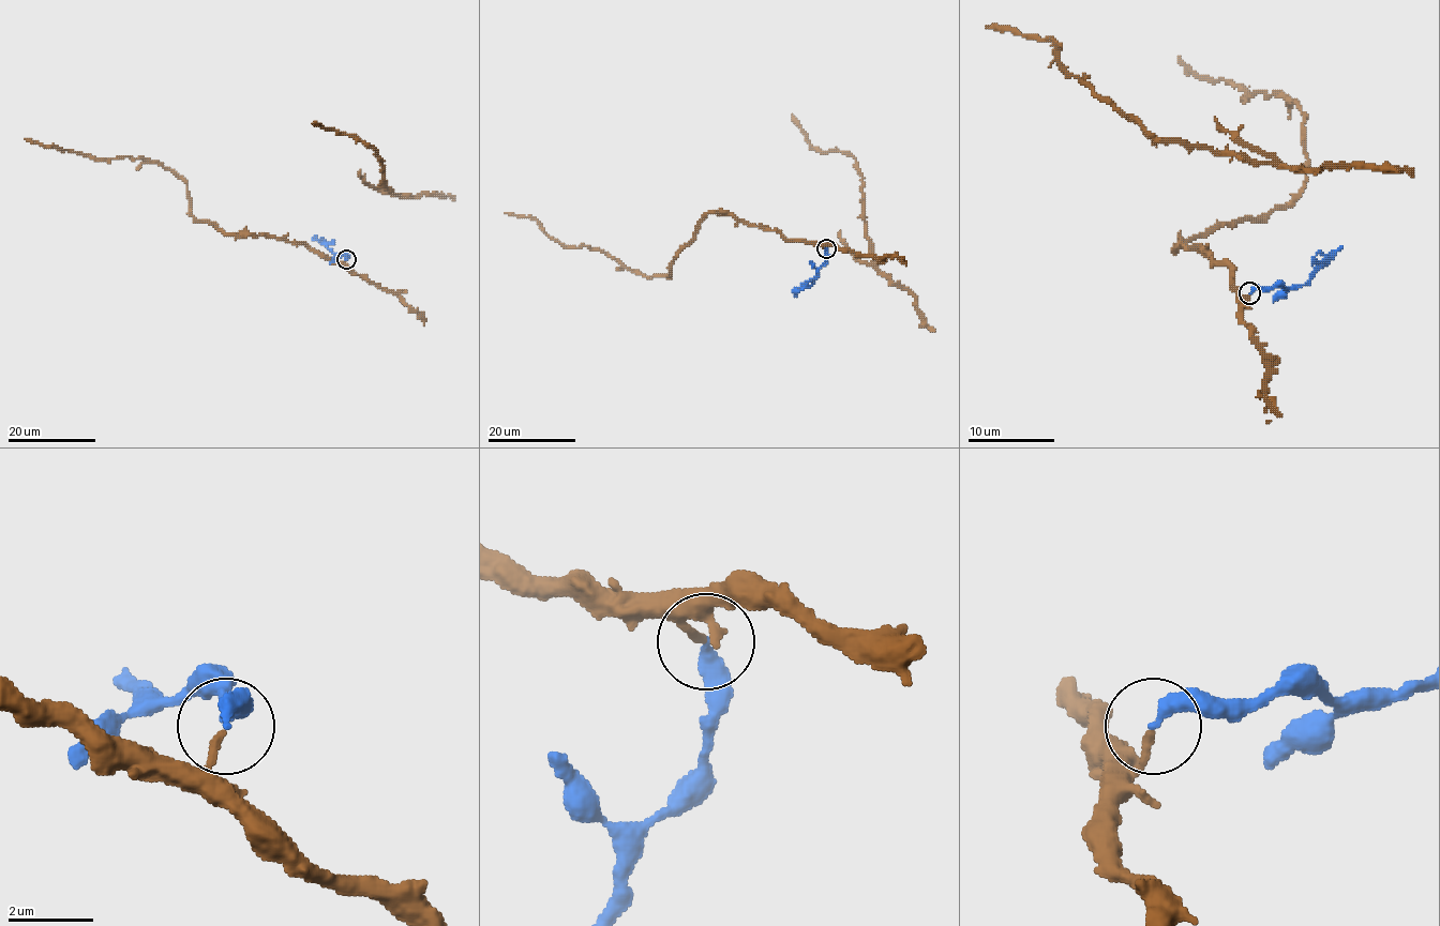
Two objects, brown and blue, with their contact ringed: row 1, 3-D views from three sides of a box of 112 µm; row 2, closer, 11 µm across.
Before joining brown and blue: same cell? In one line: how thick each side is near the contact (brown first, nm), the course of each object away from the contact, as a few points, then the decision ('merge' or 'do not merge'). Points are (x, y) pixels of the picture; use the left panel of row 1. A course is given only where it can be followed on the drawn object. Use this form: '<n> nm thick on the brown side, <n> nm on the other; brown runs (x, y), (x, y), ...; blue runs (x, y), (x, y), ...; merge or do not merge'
170 nm thick on the brown side, 360 nm on the other; brown runs (345, 259), (336, 263), (303, 244), (230, 236), (198, 222), (186, 183), (158, 164), (90, 158), (25, 139); blue runs (345, 259), (345, 256), (336, 256), (315, 234); do not merge

